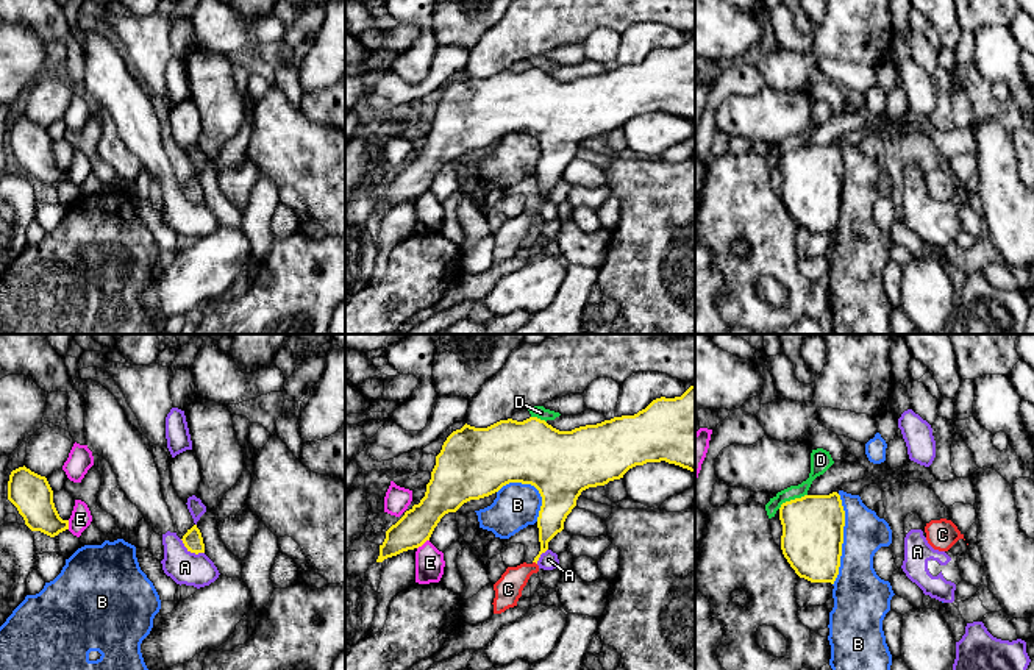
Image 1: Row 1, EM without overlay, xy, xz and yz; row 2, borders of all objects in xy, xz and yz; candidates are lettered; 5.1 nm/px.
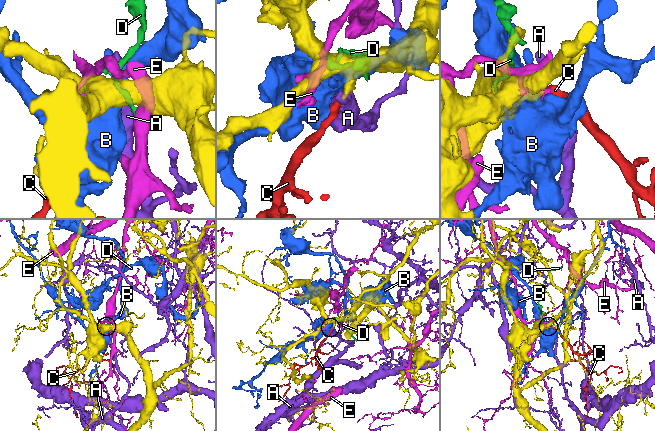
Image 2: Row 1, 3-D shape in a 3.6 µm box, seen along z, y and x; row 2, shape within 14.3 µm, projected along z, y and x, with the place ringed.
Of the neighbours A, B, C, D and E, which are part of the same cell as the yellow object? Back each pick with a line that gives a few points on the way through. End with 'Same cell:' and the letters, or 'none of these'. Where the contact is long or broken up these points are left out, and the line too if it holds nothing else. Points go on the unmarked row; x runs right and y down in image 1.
C: across xz (552, 166), (544, 199), (534, 211), (508, 239)
Same cell: C

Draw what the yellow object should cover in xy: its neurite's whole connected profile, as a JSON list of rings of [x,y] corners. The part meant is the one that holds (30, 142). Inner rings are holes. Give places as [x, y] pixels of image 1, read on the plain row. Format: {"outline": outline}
{"outline": [[[25,116],[11,122],[8,150],[17,158],[31,181],[55,187],[69,180],[69,170],[62,170],[55,158],[53,141],[47,128]]]}

